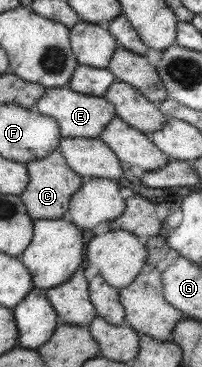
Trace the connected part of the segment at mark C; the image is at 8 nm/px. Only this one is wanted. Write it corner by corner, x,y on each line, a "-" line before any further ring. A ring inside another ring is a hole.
58,149
44,156
44,158
26,162
25,165
29,175
29,182
22,194
19,194
19,197
24,203
28,216
33,221
38,220
38,218
54,219
66,217
70,197
75,190
78,190
84,179
73,170
70,170
64,157
59,154

